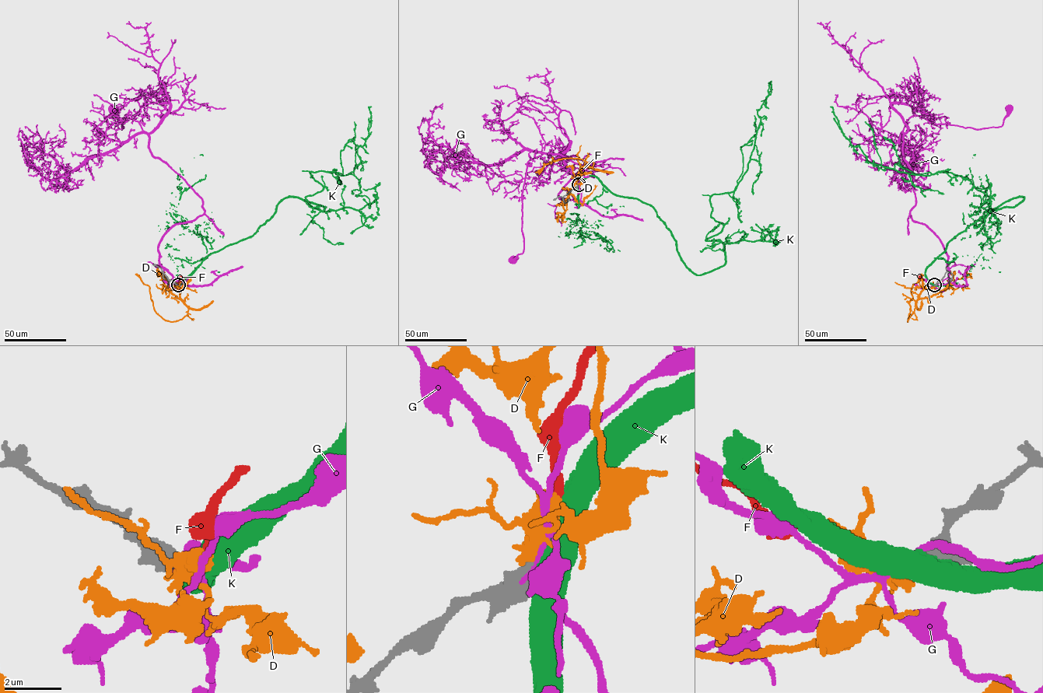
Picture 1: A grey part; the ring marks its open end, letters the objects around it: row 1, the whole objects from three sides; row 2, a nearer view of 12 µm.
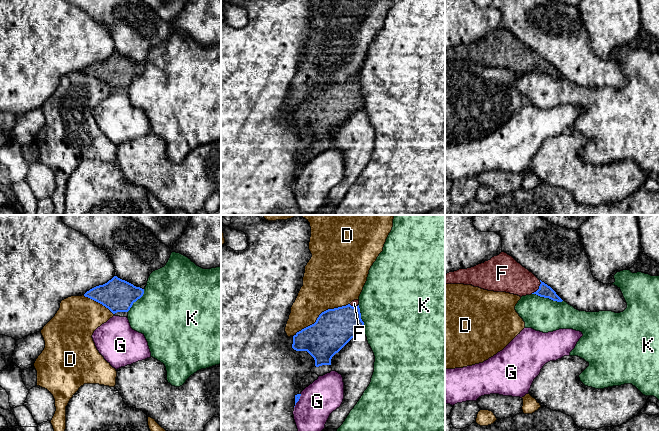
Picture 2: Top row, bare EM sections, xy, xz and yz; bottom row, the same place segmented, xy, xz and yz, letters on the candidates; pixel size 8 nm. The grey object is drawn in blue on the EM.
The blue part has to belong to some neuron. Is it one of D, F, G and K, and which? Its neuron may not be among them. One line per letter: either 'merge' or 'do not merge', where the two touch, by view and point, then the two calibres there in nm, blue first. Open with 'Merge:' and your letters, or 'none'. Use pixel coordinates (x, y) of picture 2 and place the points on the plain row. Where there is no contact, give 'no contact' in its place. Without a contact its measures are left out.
Merge: F
D: do not merge; meets blue in xz at (320, 90); 320 nm thick on the blue side, 400 nm on the other
F: merge; meets blue in yz at (539, 64); 100 nm thick on the blue side, 260 nm on the other
G: do not merge; meets blue in xz at (298, 176); 50 nm thick on the blue side, 280 nm on the other
K: do not merge; meets blue in yz at (547, 73); 100 nm thick on the blue side, 280 nm on the other

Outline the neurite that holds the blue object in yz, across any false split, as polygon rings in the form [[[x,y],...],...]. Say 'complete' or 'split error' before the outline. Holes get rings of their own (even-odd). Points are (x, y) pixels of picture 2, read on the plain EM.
split error; [[[505,28],[474,43],[445,50],[445,59],[472,61],[520,73],[536,70],[553,77],[563,77],[550,62]]]

